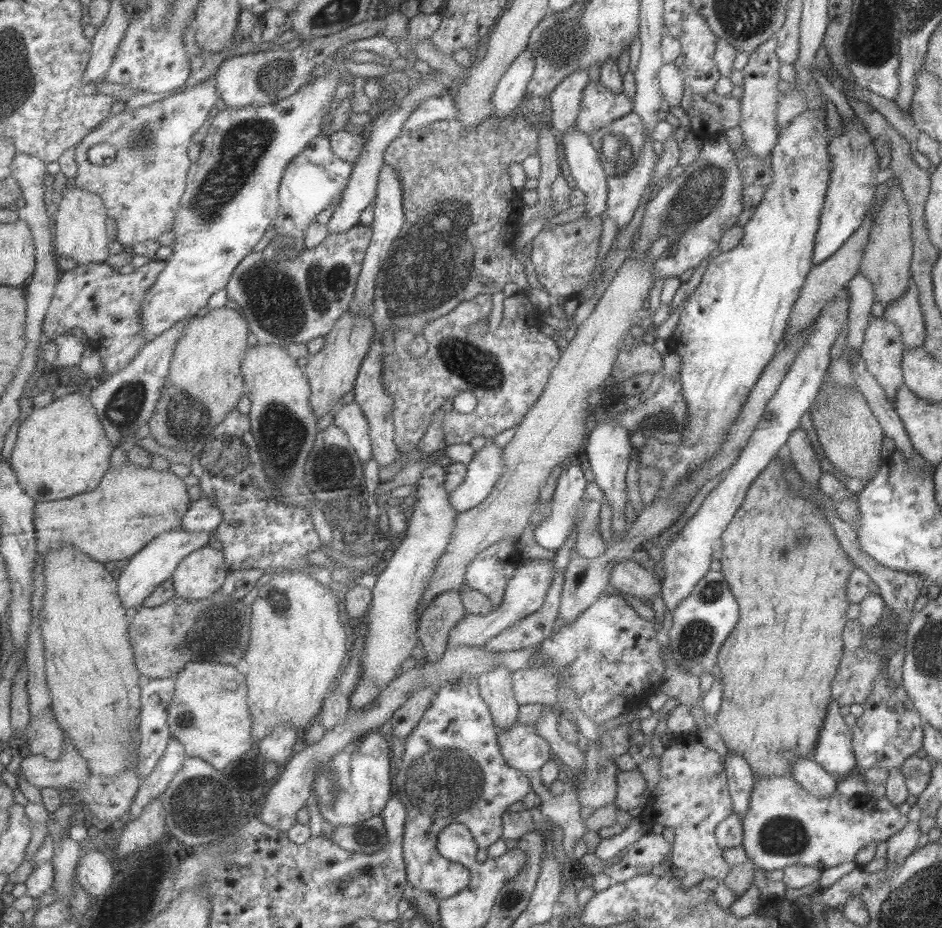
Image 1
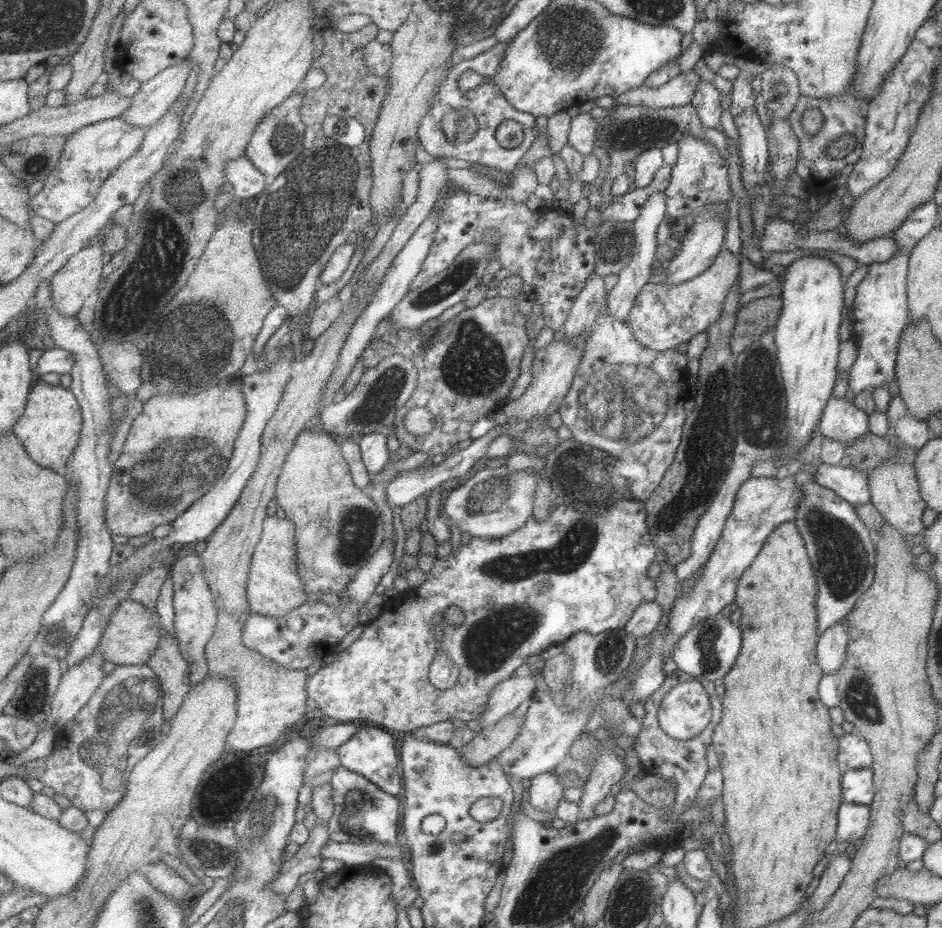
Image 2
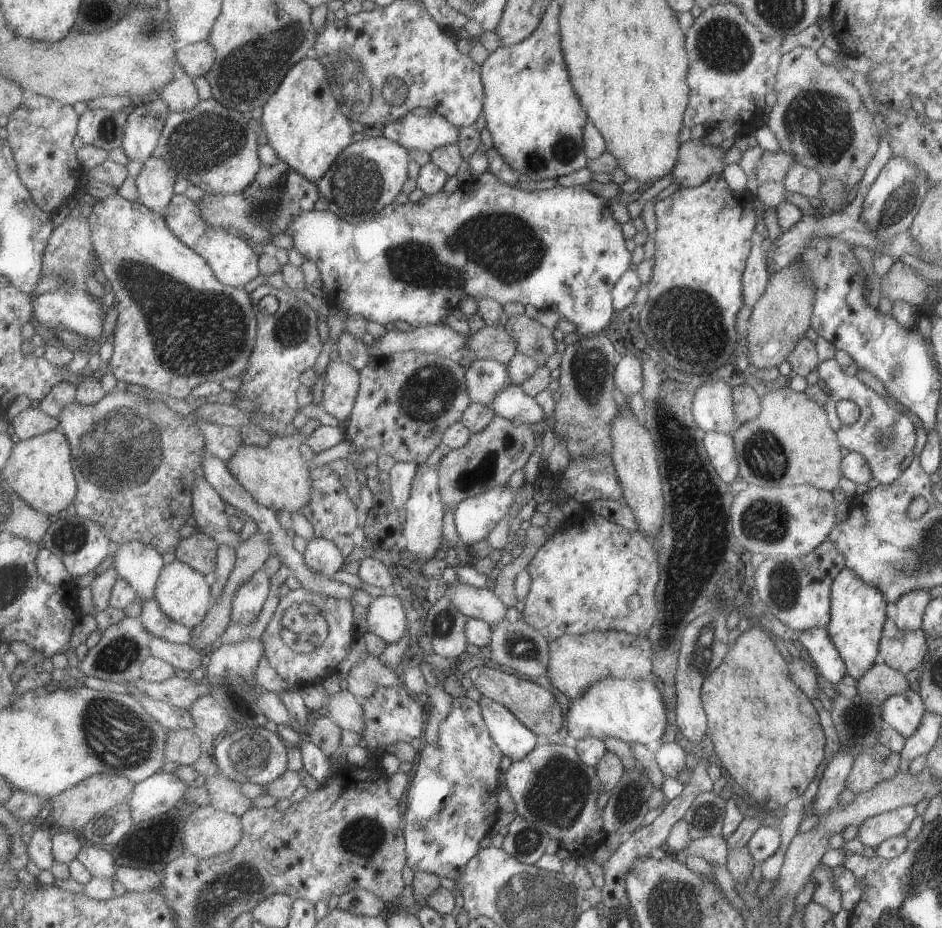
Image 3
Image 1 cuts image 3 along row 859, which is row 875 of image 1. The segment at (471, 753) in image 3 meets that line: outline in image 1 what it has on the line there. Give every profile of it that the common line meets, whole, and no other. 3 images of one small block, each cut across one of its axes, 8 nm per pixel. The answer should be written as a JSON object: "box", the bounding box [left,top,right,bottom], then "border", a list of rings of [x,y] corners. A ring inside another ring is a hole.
{"box":[395,678,532,901],"border":[[[464,678],[461,682],[443,684],[434,704],[427,709],[423,720],[403,744],[402,764],[395,775],[395,792],[399,792],[409,810],[404,835],[408,880],[413,888],[427,890],[435,894],[439,901],[445,900],[471,884],[471,869],[439,854],[437,838],[441,830],[456,823],[467,827],[478,845],[478,861],[485,862],[489,858],[489,846],[504,837],[503,814],[509,806],[522,801],[532,791],[531,773],[511,767],[503,757],[496,722],[489,704],[483,699],[478,679]]]}

